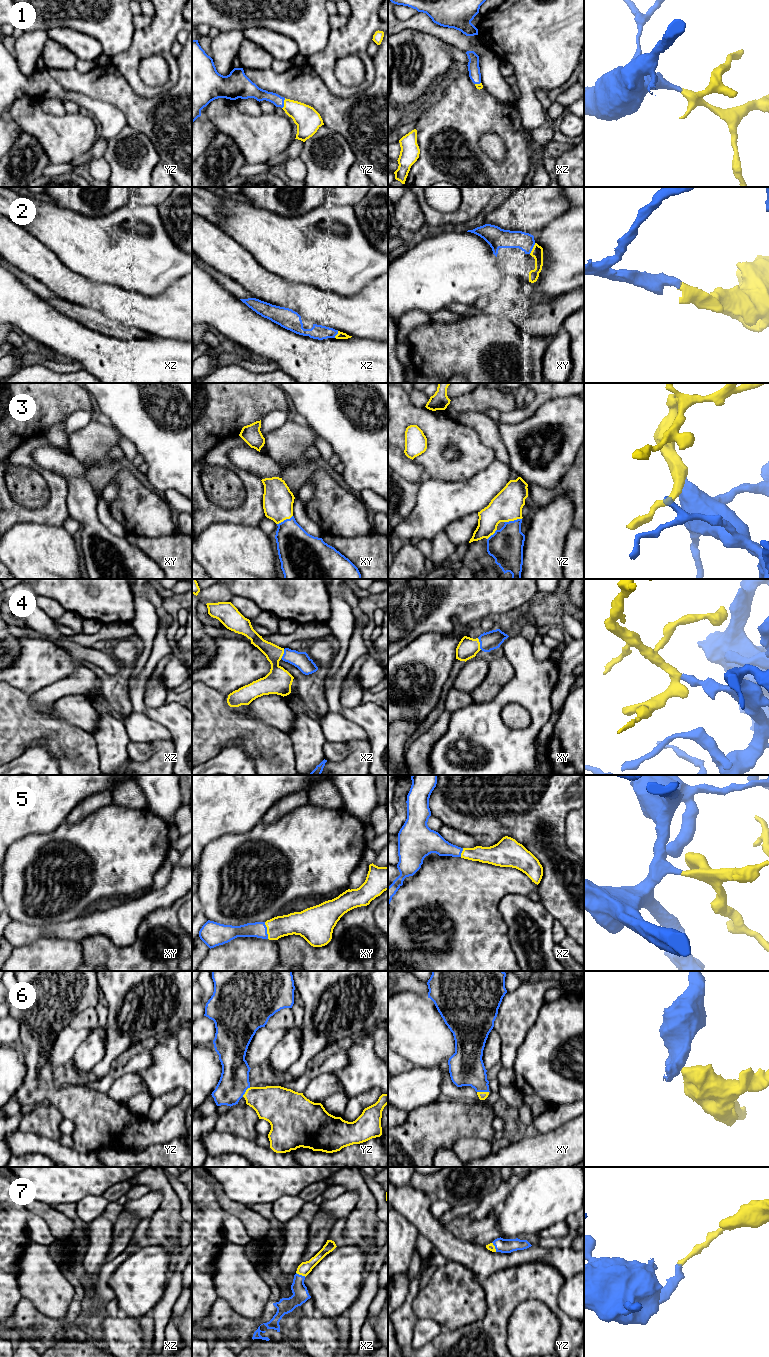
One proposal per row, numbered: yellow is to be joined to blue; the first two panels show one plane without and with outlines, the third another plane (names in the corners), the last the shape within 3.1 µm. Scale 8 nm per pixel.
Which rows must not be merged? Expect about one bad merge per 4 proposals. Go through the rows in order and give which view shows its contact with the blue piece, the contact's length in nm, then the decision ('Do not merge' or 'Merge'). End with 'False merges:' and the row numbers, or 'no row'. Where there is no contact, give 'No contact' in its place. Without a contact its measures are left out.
1: Touches blue in yz. Shared border 90 nm. Merge
2: Touches blue in xy. Shared border 100 nm. Merge
3: Touches blue in yz. Shared border 150 nm. Merge
4: Touches blue in xy. Shared border 100 nm. Merge
5: Touches blue in xy. Shared border 140 nm. Merge
6: Touches blue in xy. Shared border 100 nm. Merge
7: Touches blue in xz. Shared border 90 nm. Merge
False merges: no row

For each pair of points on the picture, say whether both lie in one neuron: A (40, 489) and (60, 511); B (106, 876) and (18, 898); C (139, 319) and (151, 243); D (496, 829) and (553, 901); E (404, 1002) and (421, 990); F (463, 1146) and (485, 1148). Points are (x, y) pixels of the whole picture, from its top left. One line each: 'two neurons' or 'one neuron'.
A: two neurons
B: one neuron
C: two neurons
D: one neuron
E: two neurons
F: one neuron

